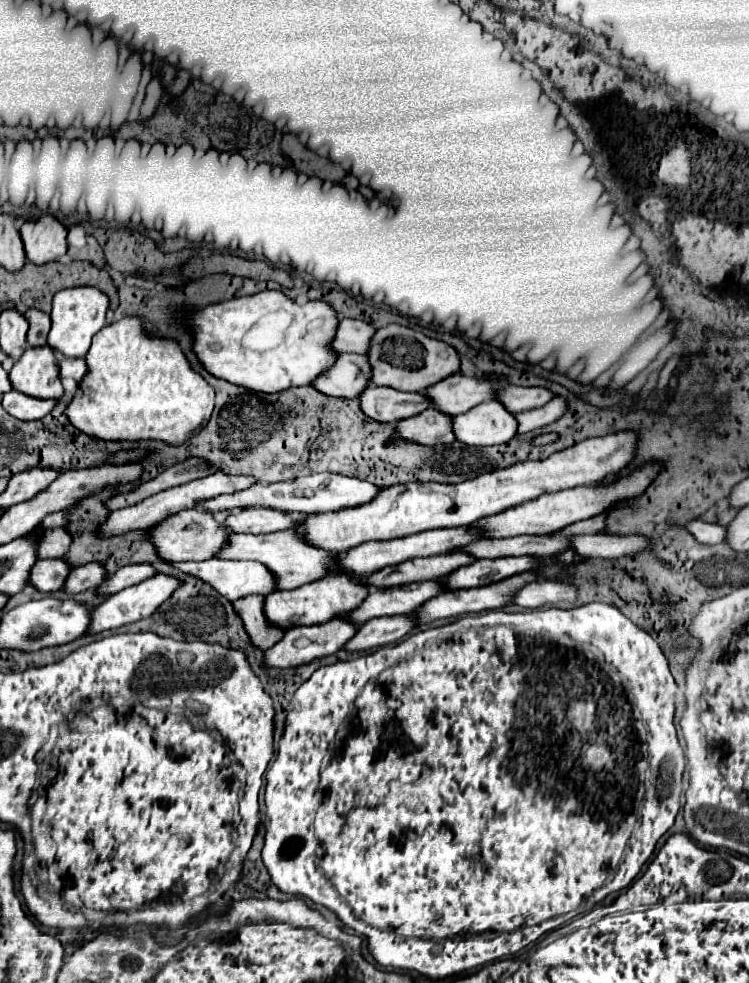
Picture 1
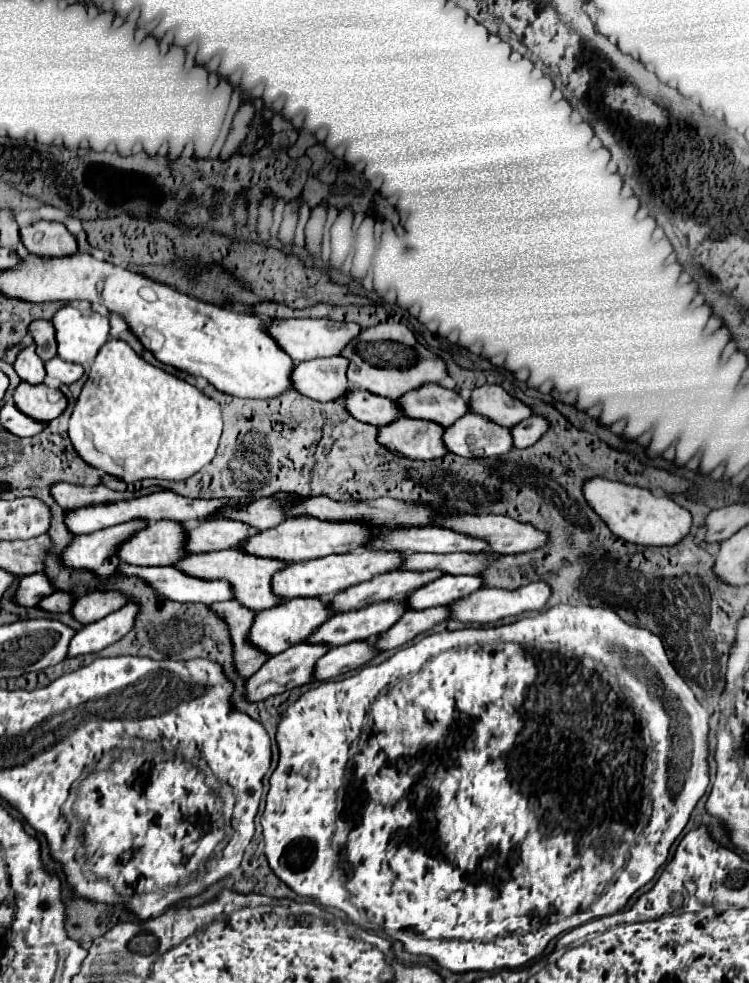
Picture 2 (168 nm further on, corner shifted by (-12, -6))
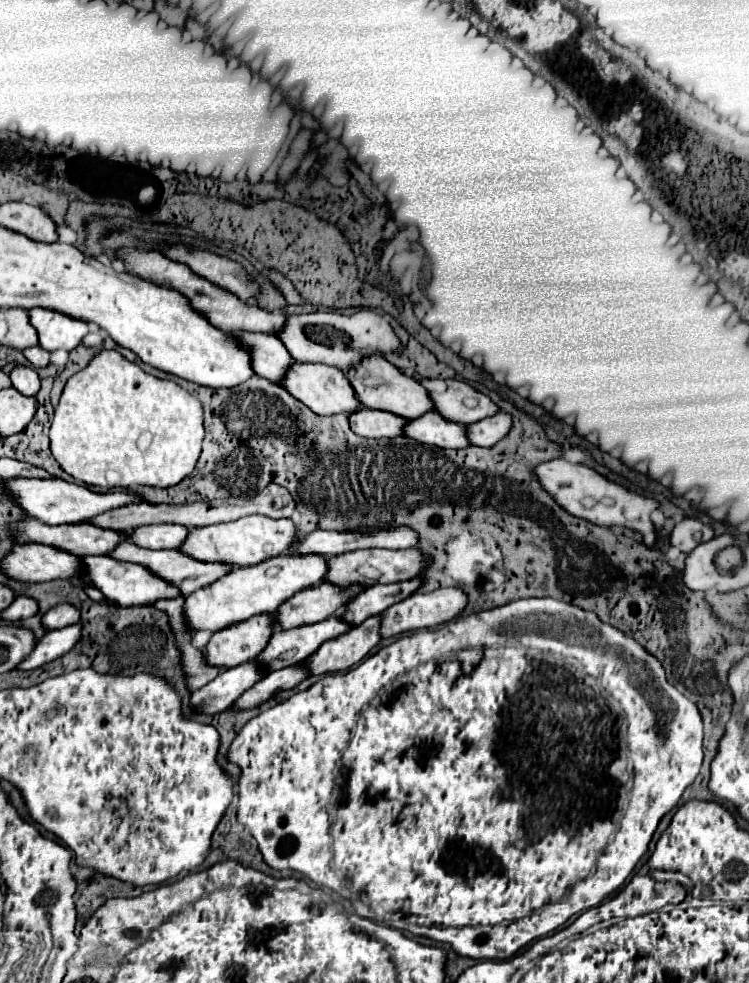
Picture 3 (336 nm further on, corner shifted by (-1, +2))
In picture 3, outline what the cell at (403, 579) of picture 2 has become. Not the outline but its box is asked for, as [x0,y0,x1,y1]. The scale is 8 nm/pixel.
[274,583,362,629]

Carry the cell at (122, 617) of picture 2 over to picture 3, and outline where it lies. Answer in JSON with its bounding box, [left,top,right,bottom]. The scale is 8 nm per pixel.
[18,623,82,671]

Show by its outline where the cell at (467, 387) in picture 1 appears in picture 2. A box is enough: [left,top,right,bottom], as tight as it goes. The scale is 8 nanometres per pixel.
[397,385,469,427]

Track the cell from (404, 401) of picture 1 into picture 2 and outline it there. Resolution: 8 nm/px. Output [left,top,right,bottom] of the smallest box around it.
[345,389,403,427]

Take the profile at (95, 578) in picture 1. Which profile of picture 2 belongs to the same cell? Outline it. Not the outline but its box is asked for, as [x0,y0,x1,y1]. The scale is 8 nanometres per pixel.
[39,593,75,613]

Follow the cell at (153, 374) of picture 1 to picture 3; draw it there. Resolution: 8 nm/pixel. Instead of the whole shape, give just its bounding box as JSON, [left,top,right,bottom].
[50,351,202,489]

